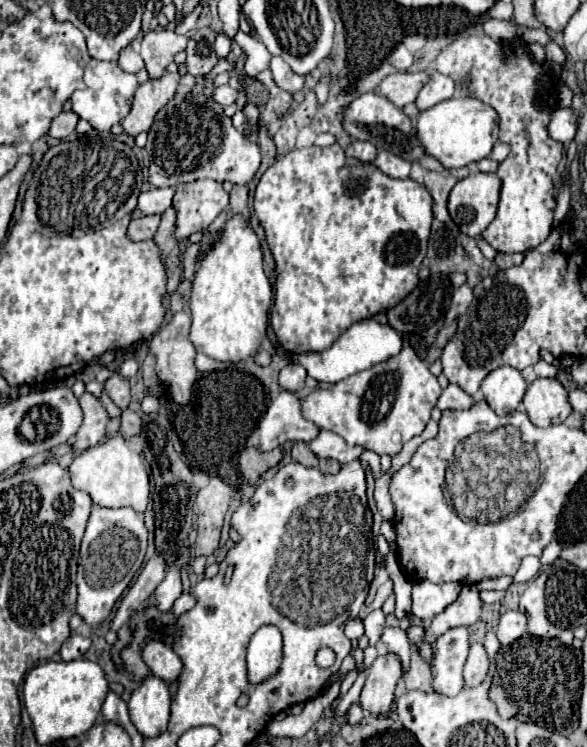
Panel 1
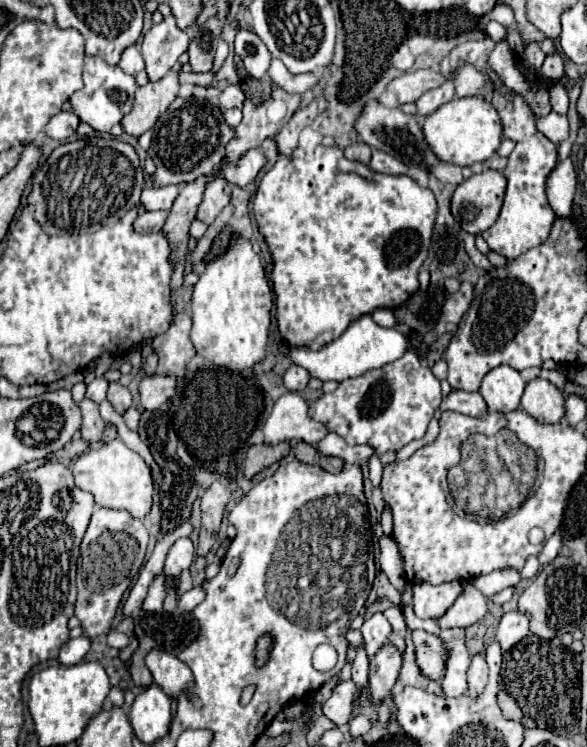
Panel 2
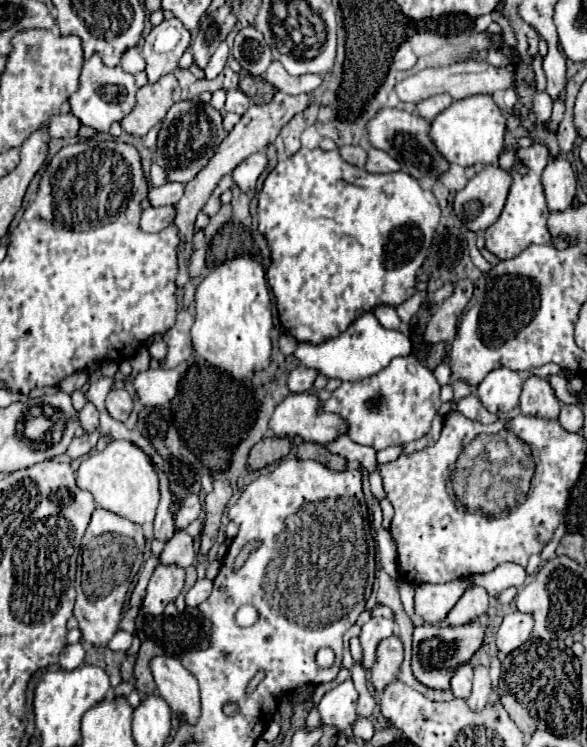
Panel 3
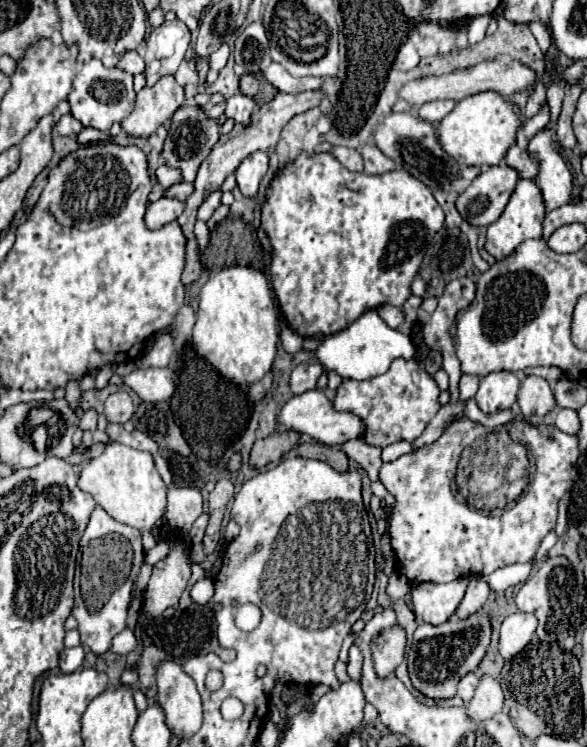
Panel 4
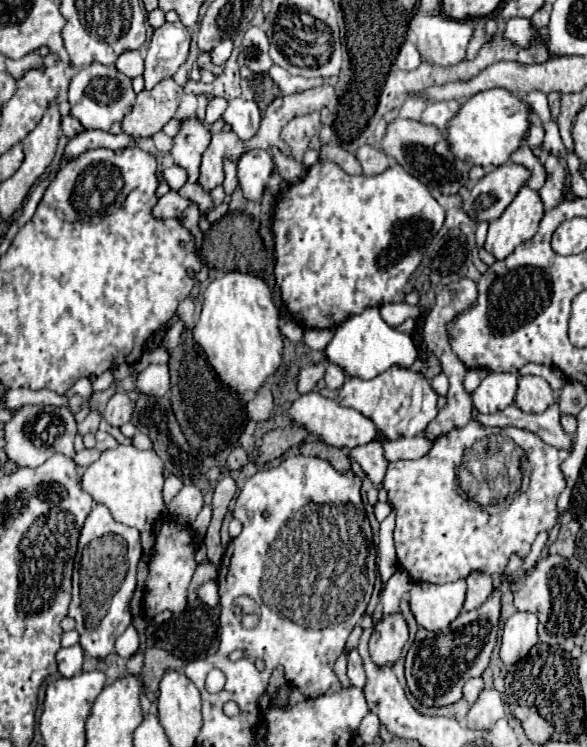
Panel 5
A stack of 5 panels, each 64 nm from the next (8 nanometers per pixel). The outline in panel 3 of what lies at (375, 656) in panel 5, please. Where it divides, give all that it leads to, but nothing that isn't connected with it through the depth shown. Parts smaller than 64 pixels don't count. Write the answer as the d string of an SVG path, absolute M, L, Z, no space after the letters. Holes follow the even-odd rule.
M390 636L386 640L380 642L378 646L378 656L374 666L370 668L370 680L374 684L374 688L380 692L384 690L388 684L392 684L392 680L396 680L398 668L402 664L402 642L396 636Z

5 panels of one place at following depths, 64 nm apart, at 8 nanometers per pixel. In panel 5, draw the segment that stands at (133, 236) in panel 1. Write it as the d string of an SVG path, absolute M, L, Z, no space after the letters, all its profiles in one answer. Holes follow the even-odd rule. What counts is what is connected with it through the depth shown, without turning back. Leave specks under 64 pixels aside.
M170 190L168 194L164 194L162 198L158 198L156 206L152 208L152 216L166 220L166 218L178 218L186 208L190 206L190 200L182 198L178 192Z

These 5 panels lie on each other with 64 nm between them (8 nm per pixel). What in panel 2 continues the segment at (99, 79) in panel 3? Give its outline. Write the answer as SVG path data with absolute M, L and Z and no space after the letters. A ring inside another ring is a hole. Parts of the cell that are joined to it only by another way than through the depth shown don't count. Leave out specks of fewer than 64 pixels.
M90 56L86 58L86 66L84 66L84 88L70 96L72 110L82 122L90 124L94 130L110 132L110 128L118 124L126 112L132 110L136 88L138 86L134 76L122 72L120 66L110 66L102 58Z

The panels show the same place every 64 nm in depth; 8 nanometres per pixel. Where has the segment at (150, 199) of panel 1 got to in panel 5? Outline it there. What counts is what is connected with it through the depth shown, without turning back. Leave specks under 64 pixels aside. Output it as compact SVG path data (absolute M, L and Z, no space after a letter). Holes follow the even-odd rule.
M186 182L178 192L180 192L180 196L184 196L188 200L194 200L200 206L200 210L206 210L210 206L210 202L212 202L210 192L206 192L202 186L192 184L192 182Z

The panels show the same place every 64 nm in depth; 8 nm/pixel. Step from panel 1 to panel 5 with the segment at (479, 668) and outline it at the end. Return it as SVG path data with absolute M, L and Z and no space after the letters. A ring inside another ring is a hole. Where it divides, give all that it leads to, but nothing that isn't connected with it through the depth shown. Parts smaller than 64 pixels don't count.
M484 688L478 696L478 700L470 706L466 720L468 726L474 730L486 730L492 728L494 722L498 718L504 718L504 702L502 702L502 694L496 688Z

